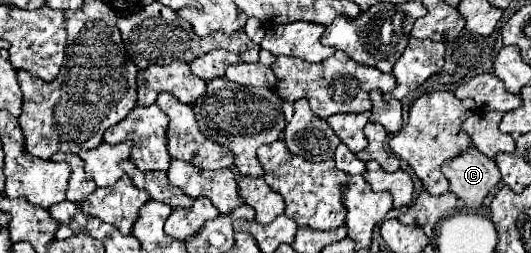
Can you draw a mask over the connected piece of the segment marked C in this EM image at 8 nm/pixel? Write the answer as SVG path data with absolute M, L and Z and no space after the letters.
M474 146L442 164L442 174L466 208L480 208L482 198L500 182L500 170L494 160L480 154Z

